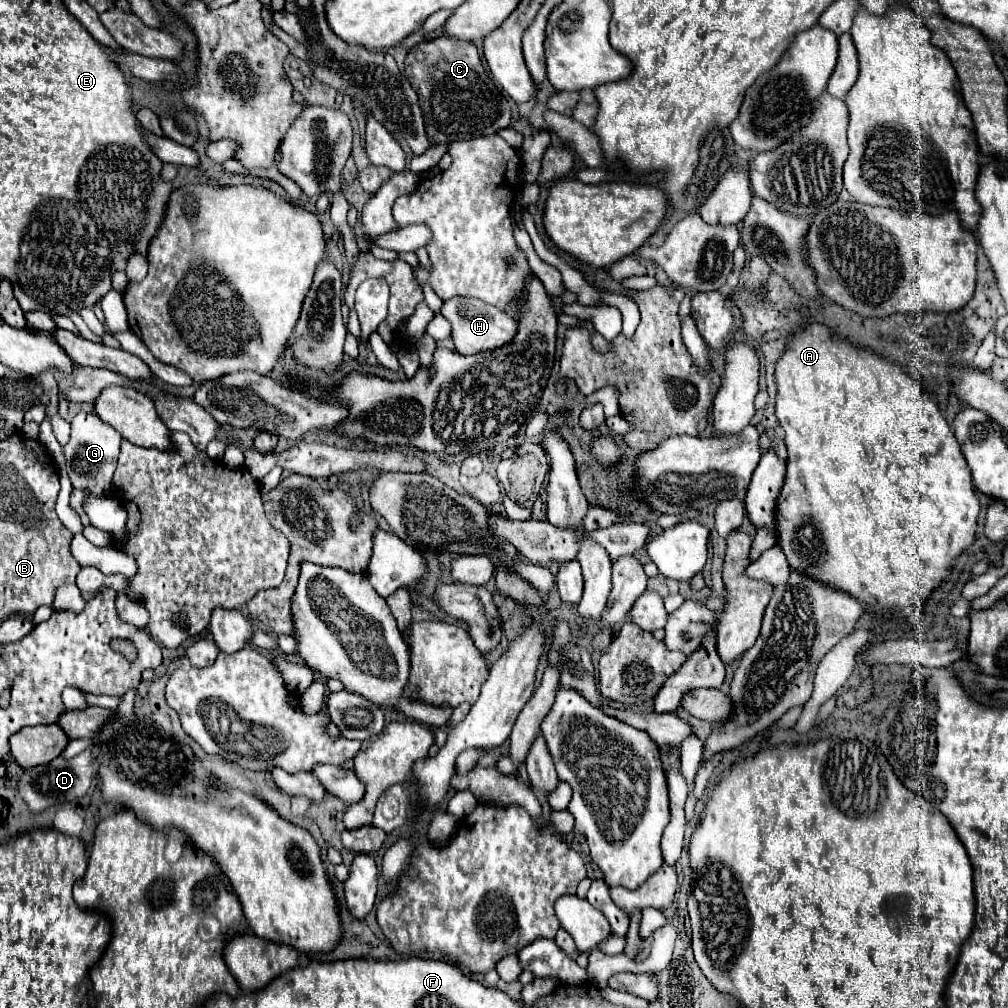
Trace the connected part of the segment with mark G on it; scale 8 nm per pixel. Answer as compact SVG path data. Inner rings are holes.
M78 413L70 421L70 427L72 435L66 445L66 469L74 489L88 489L94 495L108 495L110 479L114 475L116 461L120 455L122 435L110 425L102 423L94 413Z

